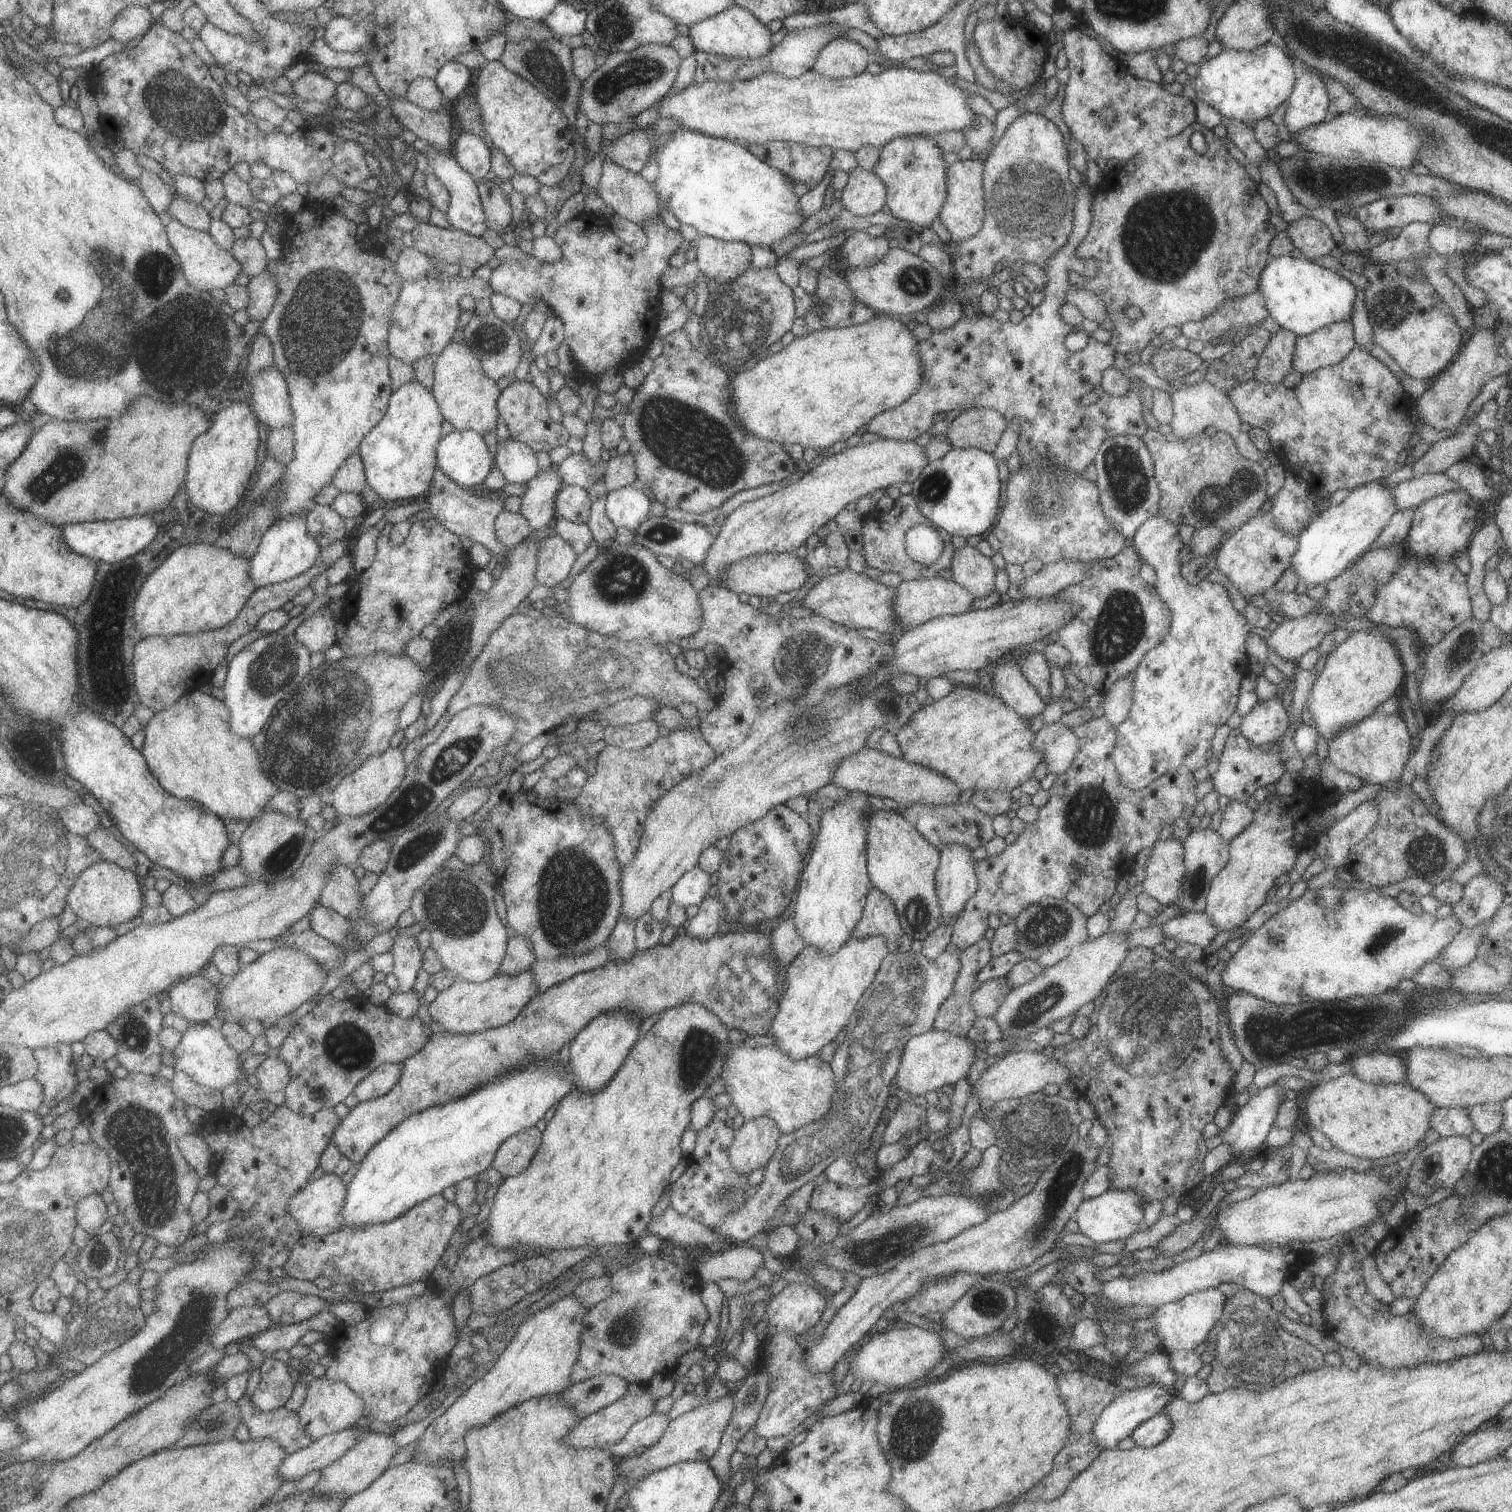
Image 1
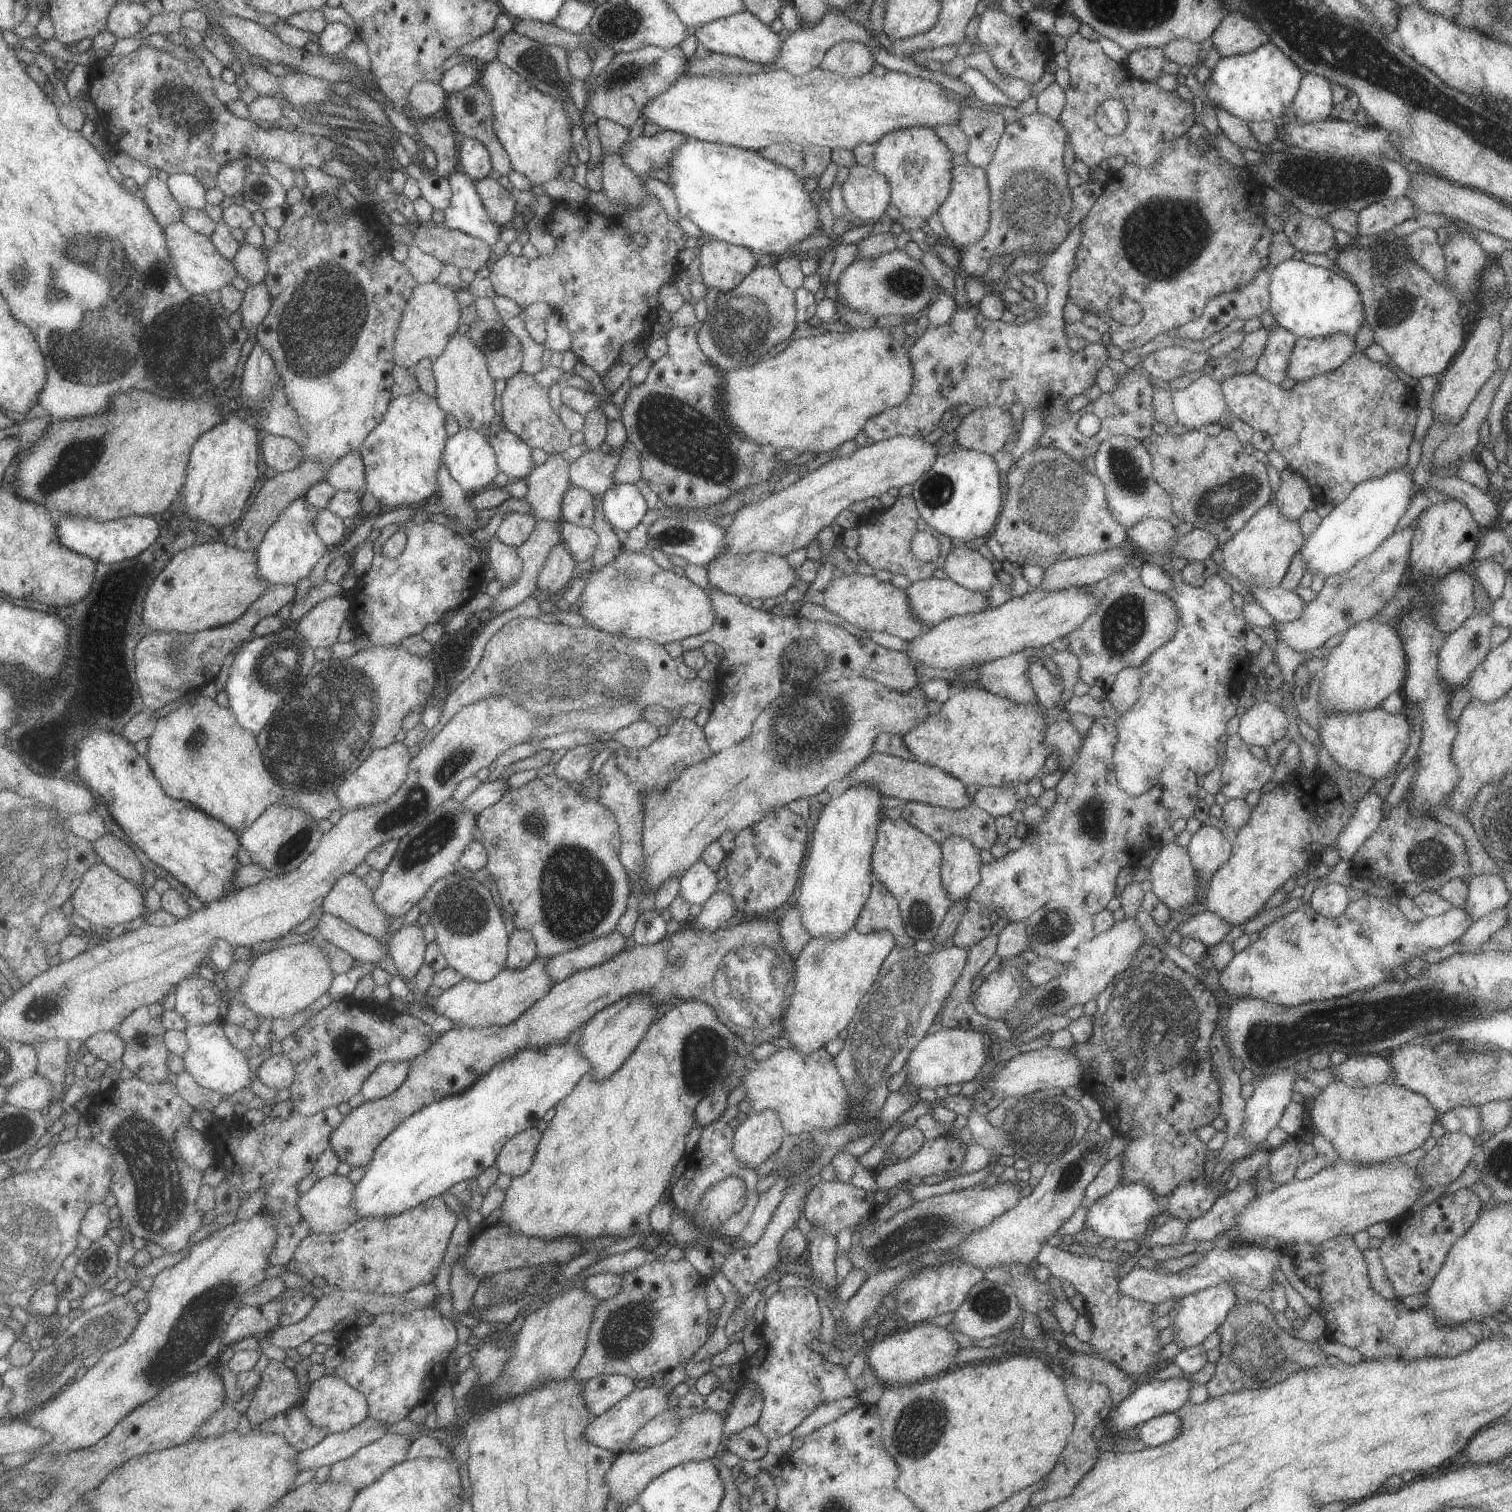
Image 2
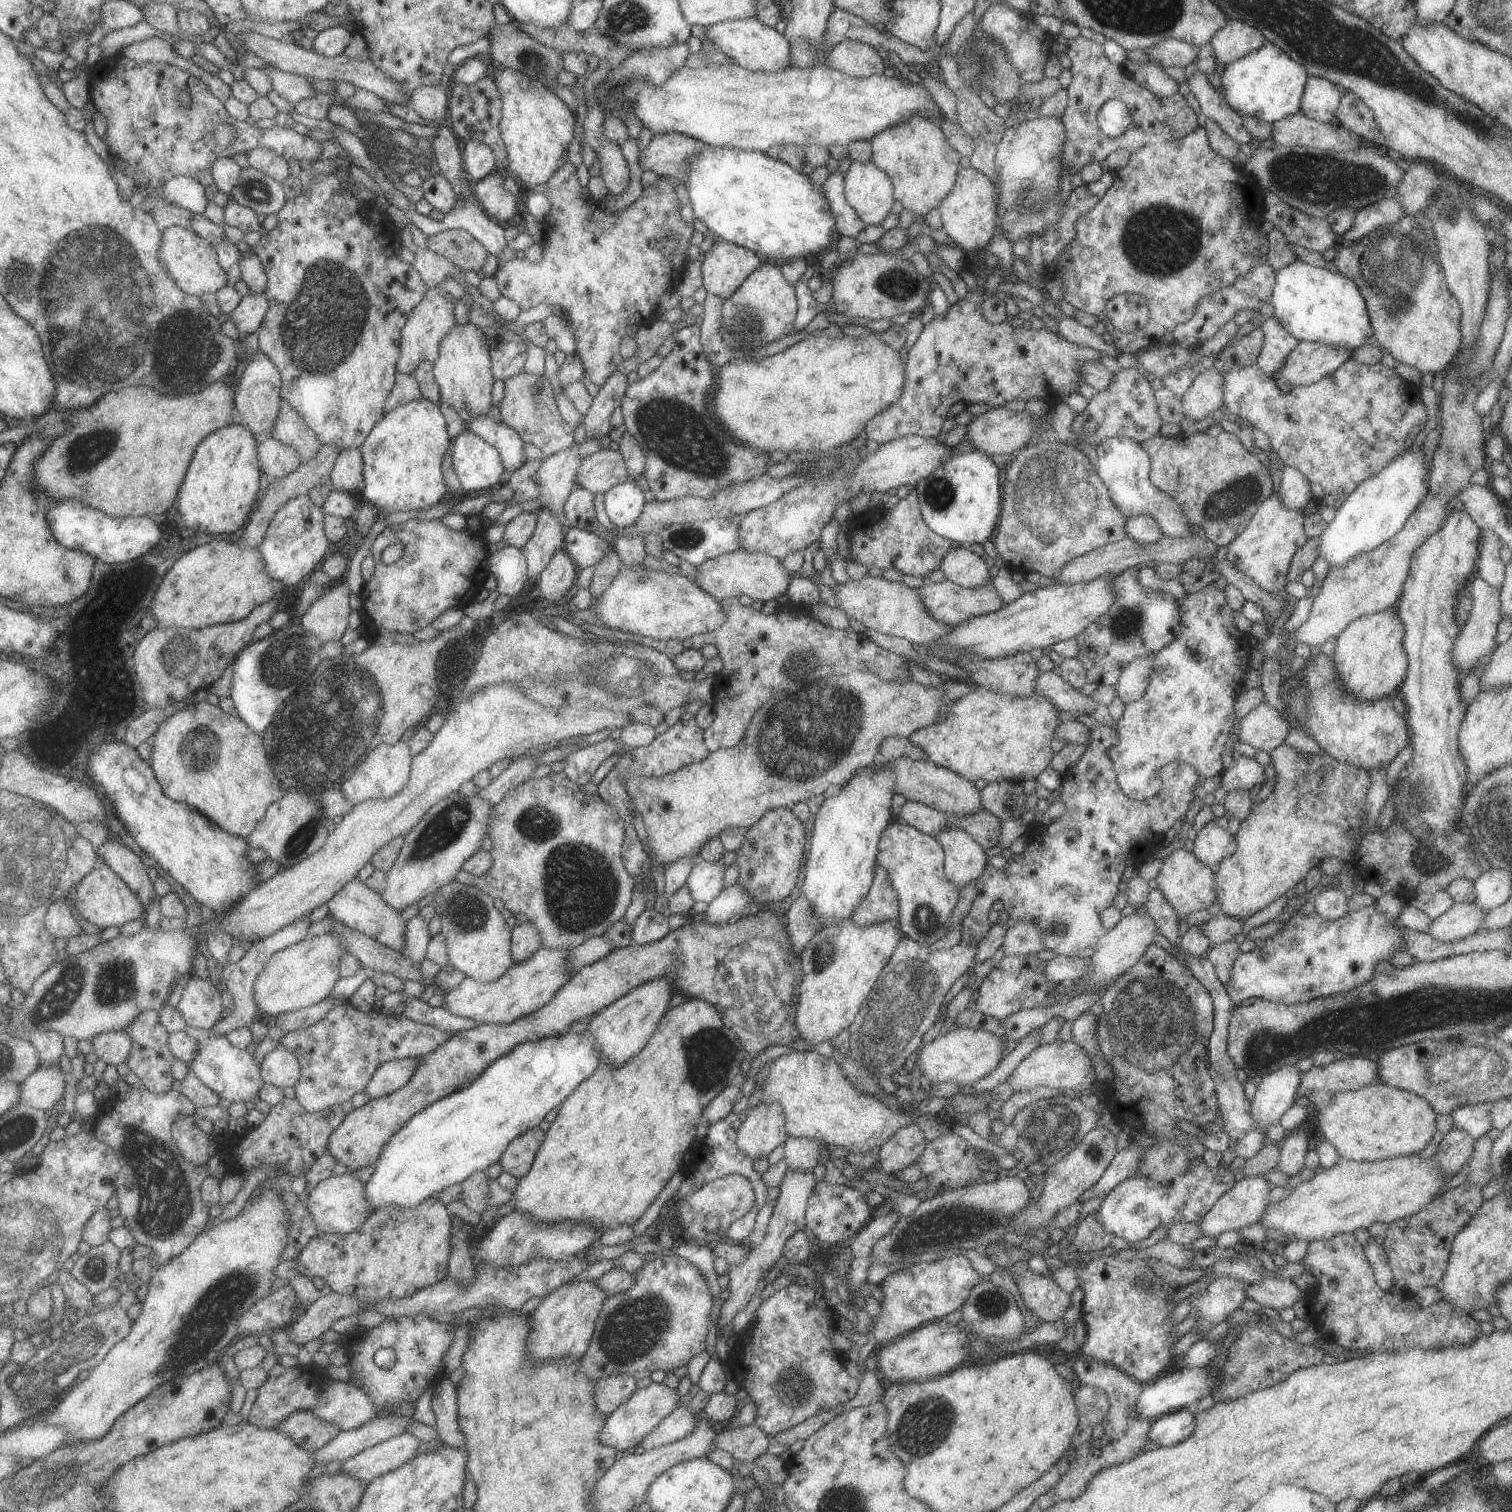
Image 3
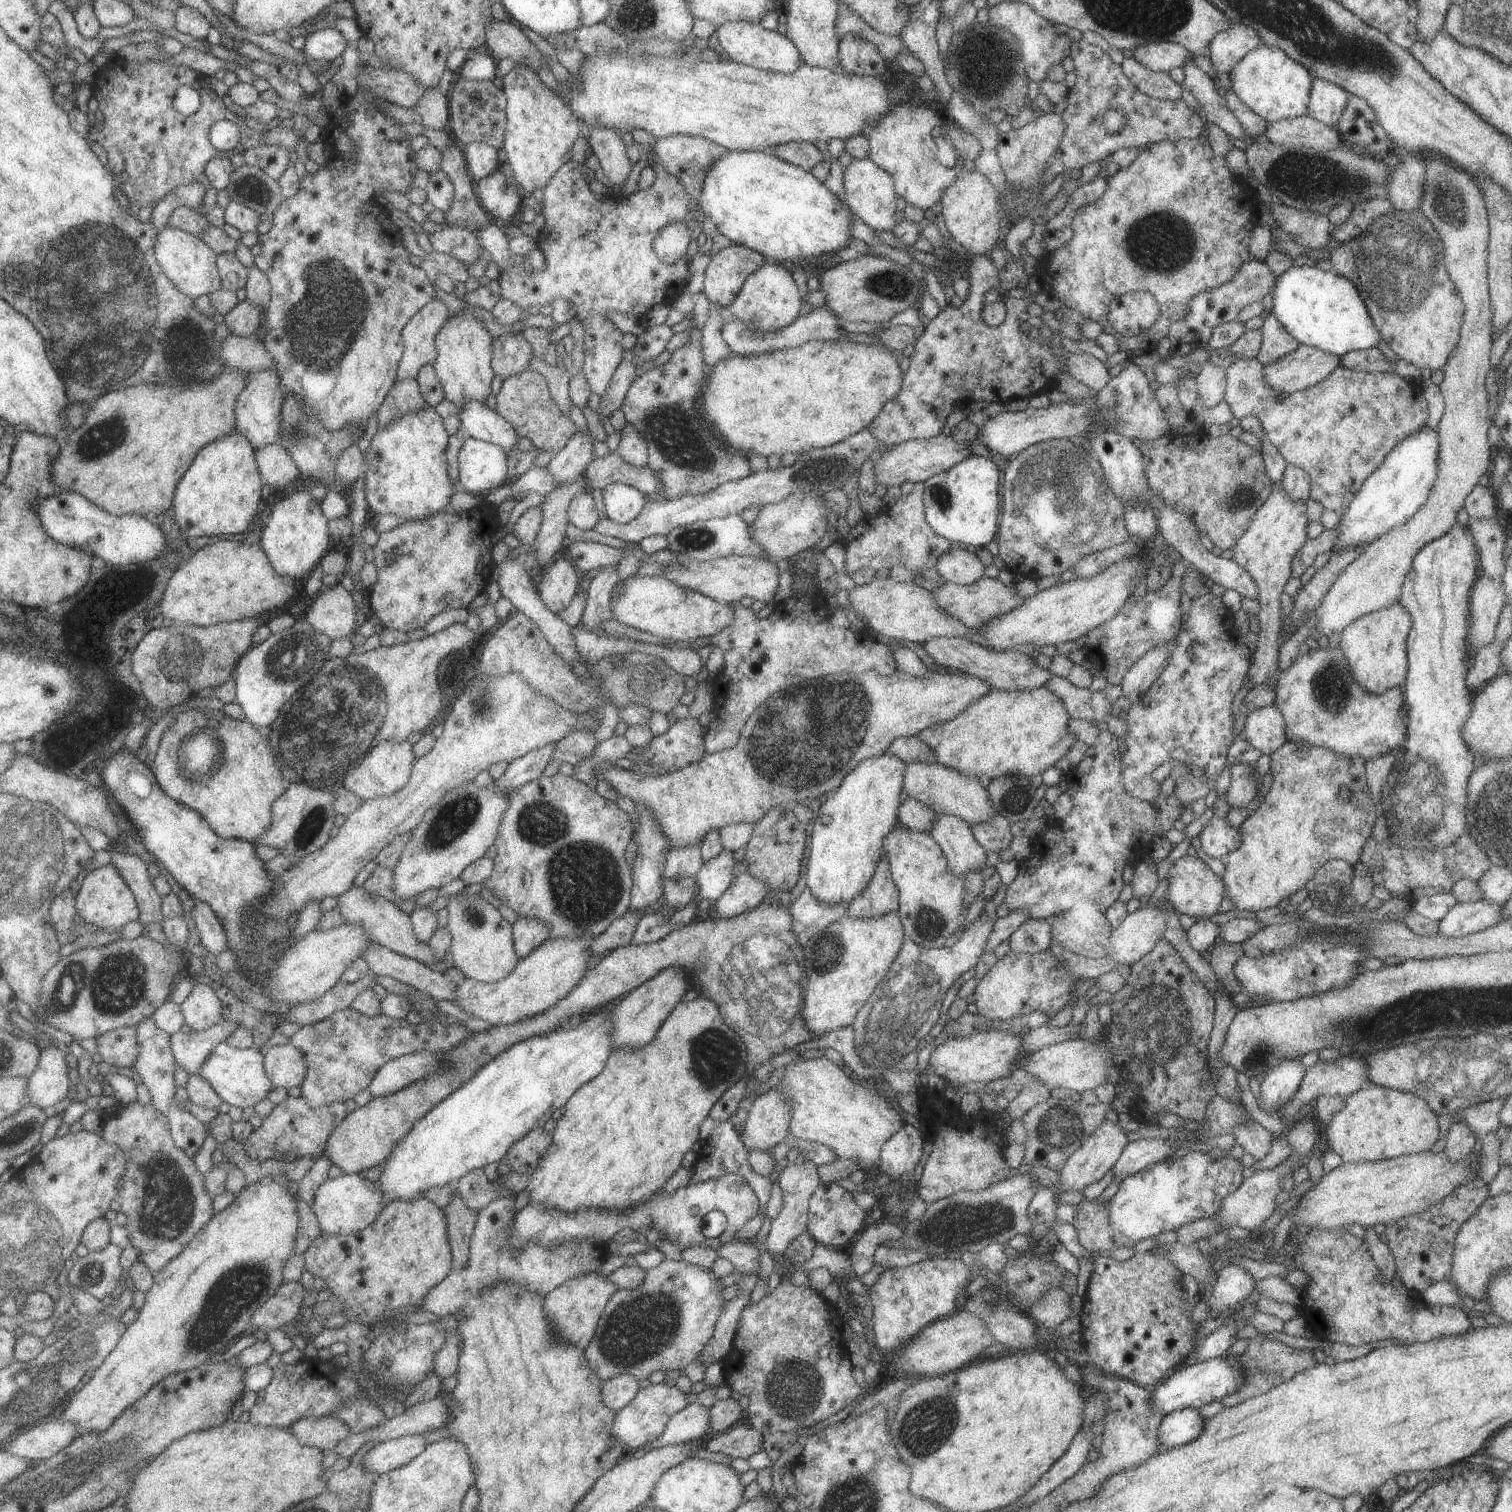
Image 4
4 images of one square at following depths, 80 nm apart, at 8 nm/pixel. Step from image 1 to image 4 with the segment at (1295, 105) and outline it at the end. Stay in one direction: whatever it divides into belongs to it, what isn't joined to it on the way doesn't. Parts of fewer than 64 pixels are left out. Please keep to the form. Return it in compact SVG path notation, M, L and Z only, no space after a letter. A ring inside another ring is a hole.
M1314 78L1307 114L1328 126L1336 127L1346 108L1349 95L1347 90L1334 83Z

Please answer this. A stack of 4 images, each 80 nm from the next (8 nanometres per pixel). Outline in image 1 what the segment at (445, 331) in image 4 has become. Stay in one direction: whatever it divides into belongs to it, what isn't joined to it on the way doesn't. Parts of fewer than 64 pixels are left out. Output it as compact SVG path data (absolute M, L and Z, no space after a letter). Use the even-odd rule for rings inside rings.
M464 340L451 342L434 361L435 383L433 395L440 407L442 416L456 431L473 430L481 435L496 430L499 410L497 400L501 390L496 381L484 370L480 359Z

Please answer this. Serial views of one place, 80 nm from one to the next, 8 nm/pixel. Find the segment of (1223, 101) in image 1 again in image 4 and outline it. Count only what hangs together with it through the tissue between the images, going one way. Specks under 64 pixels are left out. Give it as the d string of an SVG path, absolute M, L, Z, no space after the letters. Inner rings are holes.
M1262 43L1251 50L1229 72L1232 91L1246 106L1269 123L1301 117L1309 112L1314 77L1299 62L1292 60L1283 50Z

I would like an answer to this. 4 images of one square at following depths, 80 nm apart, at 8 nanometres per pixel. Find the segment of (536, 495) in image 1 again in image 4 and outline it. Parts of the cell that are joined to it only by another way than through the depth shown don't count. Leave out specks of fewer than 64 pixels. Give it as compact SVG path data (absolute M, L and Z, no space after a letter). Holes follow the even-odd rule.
M576 431L562 450L554 454L546 468L557 480L557 486L562 483L571 483L578 475L584 474L586 467L595 457L592 451L594 440L588 433Z

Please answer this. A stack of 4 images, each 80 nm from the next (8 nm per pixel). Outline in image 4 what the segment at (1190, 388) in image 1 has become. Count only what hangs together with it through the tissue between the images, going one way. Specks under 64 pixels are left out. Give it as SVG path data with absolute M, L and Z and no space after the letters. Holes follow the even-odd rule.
M1208 361L1200 366L1197 376L1197 391L1208 408L1225 400L1226 387L1227 372L1224 368Z

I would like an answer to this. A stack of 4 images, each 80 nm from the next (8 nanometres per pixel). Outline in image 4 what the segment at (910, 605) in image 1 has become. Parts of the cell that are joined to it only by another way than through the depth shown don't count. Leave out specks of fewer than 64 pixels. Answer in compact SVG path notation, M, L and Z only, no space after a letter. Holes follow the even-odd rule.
M987 576L969 585L945 583L944 586L936 589L936 591L932 591L939 608L955 616L972 631L980 631L983 625L986 625L995 617L1002 617L1008 614L1025 601L1022 596L1018 595L1012 583L1004 584L999 579Z

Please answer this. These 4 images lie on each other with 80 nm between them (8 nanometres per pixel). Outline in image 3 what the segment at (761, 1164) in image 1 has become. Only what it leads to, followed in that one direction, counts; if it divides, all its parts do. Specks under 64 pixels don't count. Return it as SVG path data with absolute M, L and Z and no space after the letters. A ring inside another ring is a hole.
M778 1102L754 1103L737 1130L737 1145L754 1160L767 1157L774 1148L784 1144L787 1137L782 1105Z

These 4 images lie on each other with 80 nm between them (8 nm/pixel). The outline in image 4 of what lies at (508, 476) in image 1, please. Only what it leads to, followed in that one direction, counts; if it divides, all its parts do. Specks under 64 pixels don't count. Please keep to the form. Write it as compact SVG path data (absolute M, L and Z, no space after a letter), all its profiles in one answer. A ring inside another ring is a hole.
M468 399L459 410L459 417L466 438L494 443L501 446L507 455L514 447L518 447L516 441L519 436L514 427L488 404Z

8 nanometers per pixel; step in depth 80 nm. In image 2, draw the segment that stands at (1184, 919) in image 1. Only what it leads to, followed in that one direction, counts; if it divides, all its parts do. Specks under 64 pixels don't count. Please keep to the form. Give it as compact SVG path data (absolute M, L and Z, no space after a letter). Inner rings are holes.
M1206 911L1204 914L1192 916L1188 922L1180 923L1175 930L1182 935L1182 938L1191 936L1200 939L1209 948L1221 943L1232 927L1232 923L1223 921L1217 914Z

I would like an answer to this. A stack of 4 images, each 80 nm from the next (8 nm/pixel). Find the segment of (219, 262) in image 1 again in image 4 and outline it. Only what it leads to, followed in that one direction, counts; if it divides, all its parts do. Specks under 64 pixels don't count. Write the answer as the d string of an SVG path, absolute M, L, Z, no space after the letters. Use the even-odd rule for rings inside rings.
M168 226L159 234L157 255L167 275L179 289L195 299L224 288L219 254L200 235Z

